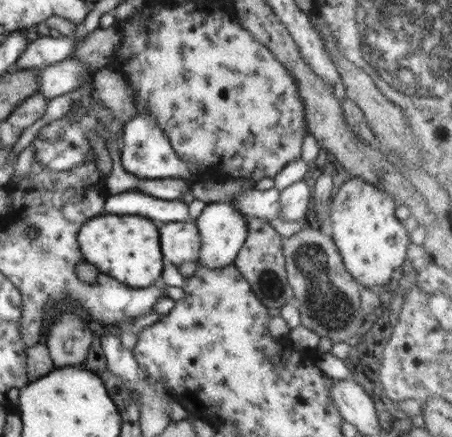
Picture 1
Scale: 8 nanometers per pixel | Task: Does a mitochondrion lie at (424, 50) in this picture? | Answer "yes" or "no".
yes

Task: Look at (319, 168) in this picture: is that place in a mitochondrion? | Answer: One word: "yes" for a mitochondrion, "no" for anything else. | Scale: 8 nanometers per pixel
no

